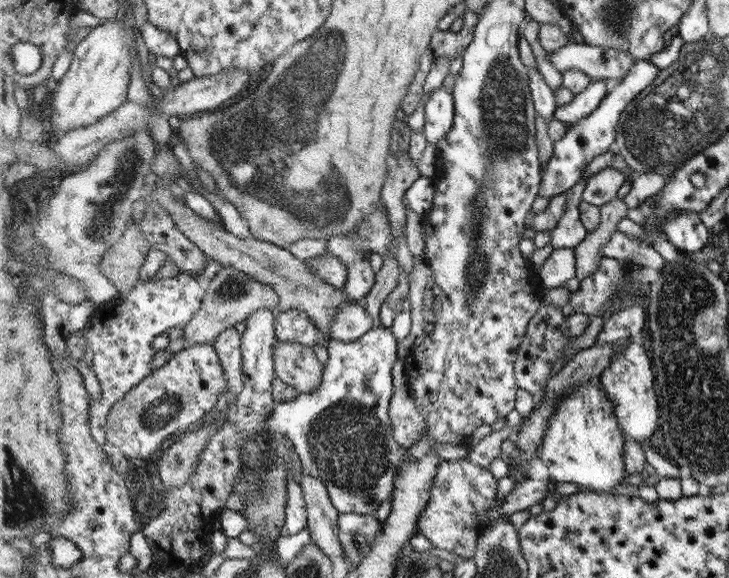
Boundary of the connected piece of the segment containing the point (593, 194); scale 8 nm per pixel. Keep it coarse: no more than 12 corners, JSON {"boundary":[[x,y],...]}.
{"boundary":[[605,167],[587,180],[581,200],[604,206],[625,174]]}

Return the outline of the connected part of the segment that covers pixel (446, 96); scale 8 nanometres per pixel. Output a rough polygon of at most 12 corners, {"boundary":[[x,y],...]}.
{"boundary":[[445,87],[425,102],[423,135],[437,144],[452,128],[455,104]]}

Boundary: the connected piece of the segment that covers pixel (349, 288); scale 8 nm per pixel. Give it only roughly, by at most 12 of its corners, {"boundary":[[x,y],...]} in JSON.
{"boundary":[[368,260],[347,267],[348,301],[363,302],[375,284]]}

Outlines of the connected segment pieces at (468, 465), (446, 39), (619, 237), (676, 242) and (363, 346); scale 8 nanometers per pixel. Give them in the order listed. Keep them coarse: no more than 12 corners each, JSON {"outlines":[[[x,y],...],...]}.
{"outlines":[[[442,459],[419,521],[434,547],[473,558],[498,483]],[[466,8],[459,32],[438,30],[431,52],[451,61],[471,44],[479,16]],[[618,230],[600,248],[603,258],[634,261],[659,272],[666,260],[653,247]],[[670,213],[666,238],[684,254],[712,243],[698,213]],[[389,329],[330,338],[320,385],[265,426],[342,514],[392,498]]]}

